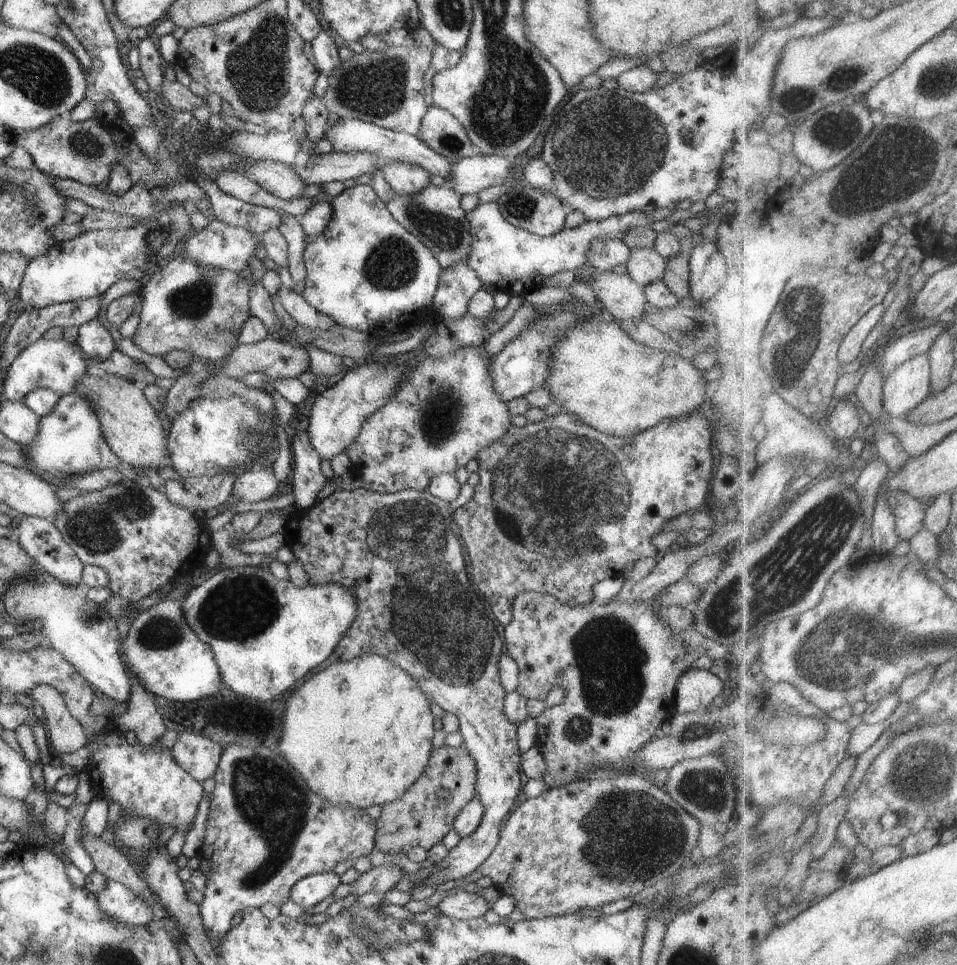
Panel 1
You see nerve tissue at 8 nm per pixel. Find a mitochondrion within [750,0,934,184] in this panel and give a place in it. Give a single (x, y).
(843, 78)

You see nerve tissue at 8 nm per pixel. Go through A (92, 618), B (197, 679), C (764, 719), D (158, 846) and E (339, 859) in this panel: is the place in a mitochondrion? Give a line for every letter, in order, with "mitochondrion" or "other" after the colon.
A: mitochondrion
B: other
C: mitochondrion
D: other
E: other

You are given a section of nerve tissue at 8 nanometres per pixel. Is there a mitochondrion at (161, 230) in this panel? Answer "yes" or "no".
no

